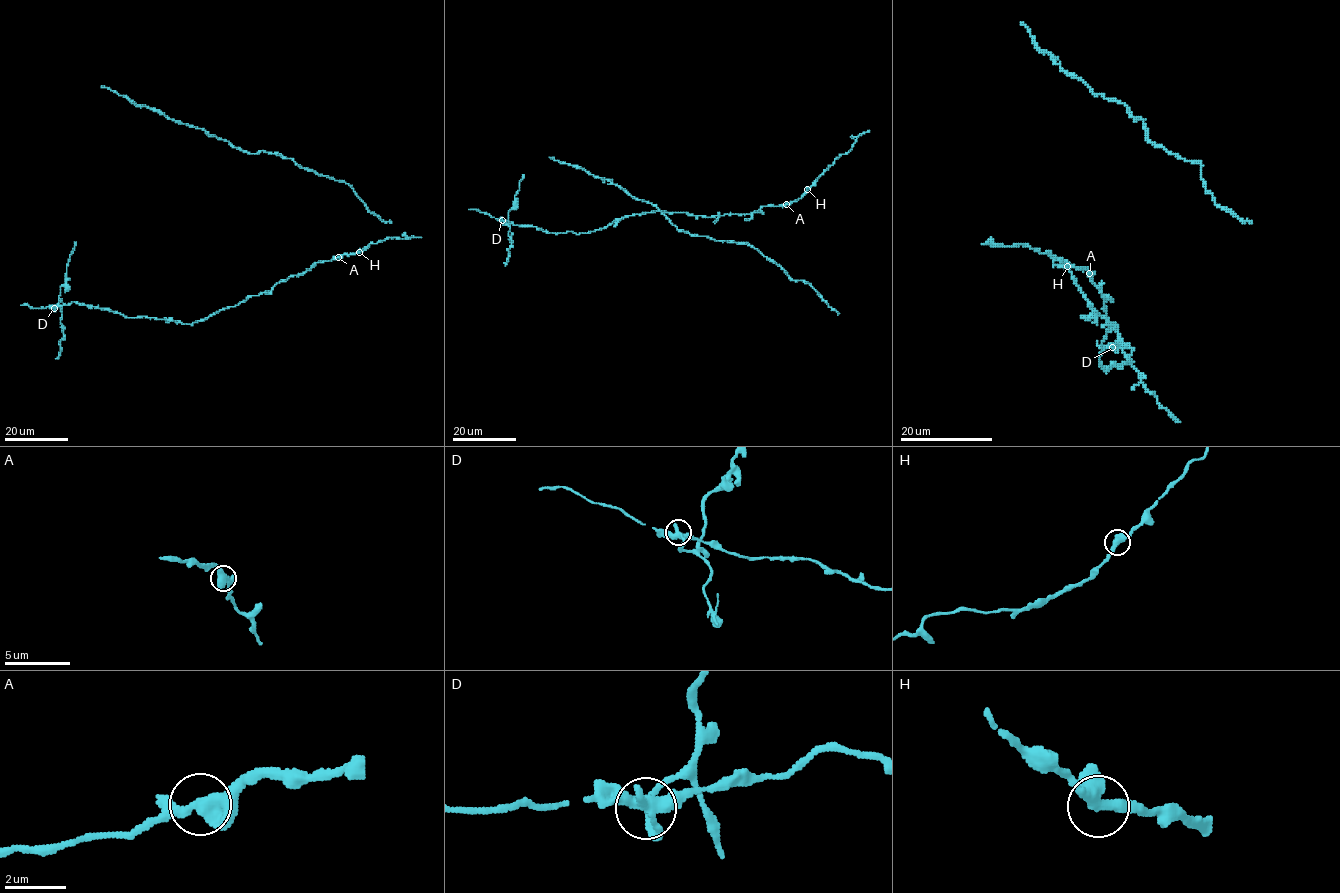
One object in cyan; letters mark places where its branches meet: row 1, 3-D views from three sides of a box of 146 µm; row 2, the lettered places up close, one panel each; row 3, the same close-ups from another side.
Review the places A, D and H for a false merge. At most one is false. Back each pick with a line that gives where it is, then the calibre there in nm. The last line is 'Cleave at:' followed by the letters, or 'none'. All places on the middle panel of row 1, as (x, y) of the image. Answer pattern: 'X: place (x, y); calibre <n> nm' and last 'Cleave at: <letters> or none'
D: place (502, 220); calibre 380 nm
Cleave at: D

